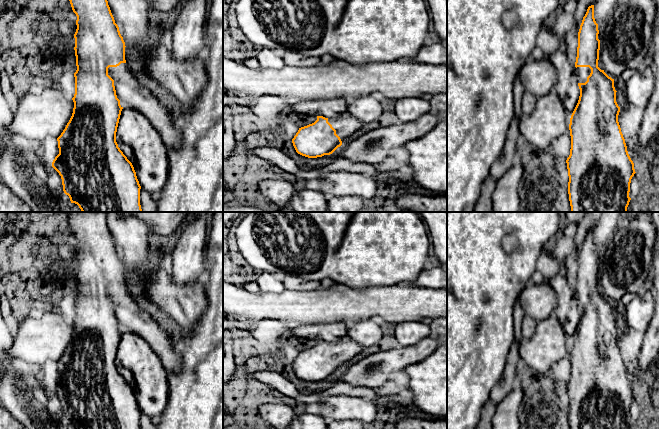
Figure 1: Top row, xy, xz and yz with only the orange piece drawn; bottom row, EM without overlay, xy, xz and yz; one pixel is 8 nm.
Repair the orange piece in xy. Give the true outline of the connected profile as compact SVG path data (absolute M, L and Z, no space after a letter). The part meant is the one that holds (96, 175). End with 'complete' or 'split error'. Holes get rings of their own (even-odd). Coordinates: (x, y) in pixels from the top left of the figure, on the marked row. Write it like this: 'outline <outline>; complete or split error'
outline M69 1L77 16L74 108L69 122L57 138L59 154L52 167L61 176L64 193L82 212L143 212L136 172L116 142L121 111L129 108L143 114L153 124L167 149L180 147L179 124L130 71L125 60L125 42L108 1Z; split error

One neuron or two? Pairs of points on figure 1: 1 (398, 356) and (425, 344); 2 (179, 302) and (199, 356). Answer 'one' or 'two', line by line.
1: one
2: two

